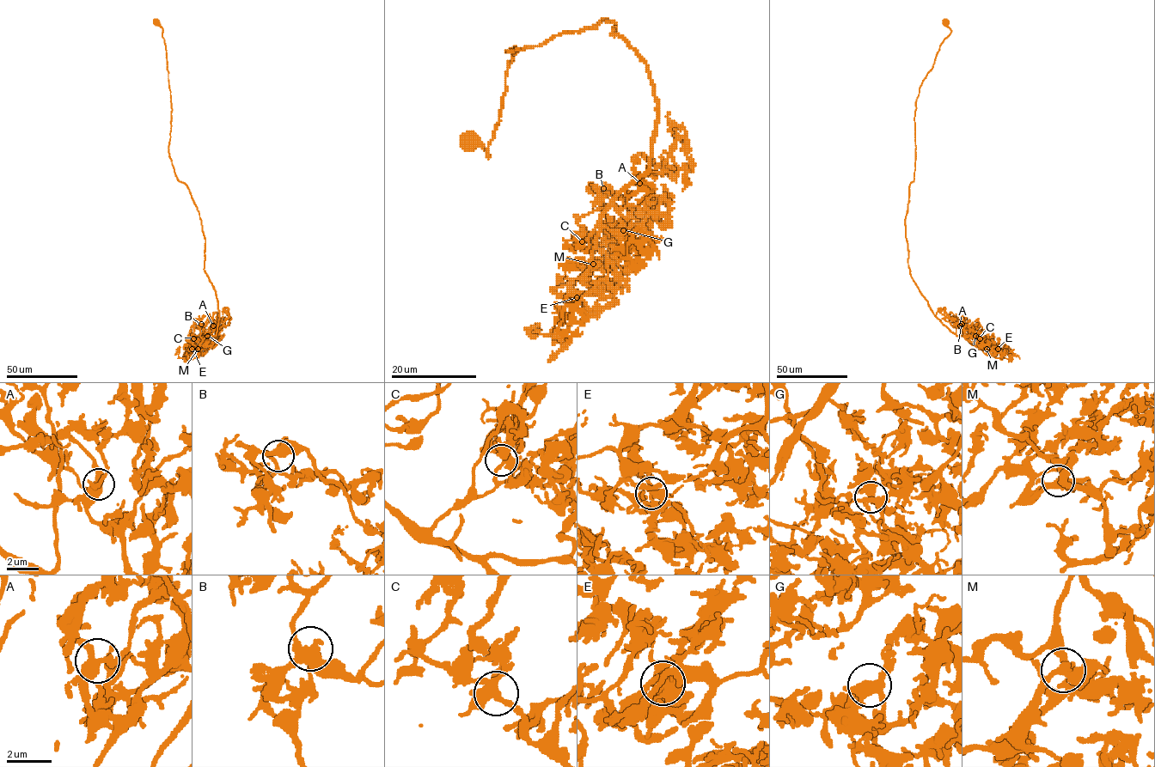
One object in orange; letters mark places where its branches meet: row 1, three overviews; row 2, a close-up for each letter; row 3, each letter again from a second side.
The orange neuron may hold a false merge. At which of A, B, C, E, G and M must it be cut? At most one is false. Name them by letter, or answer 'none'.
none

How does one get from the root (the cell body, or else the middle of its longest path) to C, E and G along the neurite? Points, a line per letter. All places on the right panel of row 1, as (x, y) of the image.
C: (945, 21), (950, 33), (916, 102), (915, 168), (905, 219), (907, 264), (933, 314), (972, 344), (980, 338)
E: (945, 21), (950, 33), (916, 102), (908, 267), (951, 331), (998, 349)
G: (945, 21), (950, 33), (916, 102), (915, 168), (905, 219), (907, 264), (933, 314), (974, 345), (975, 336)

